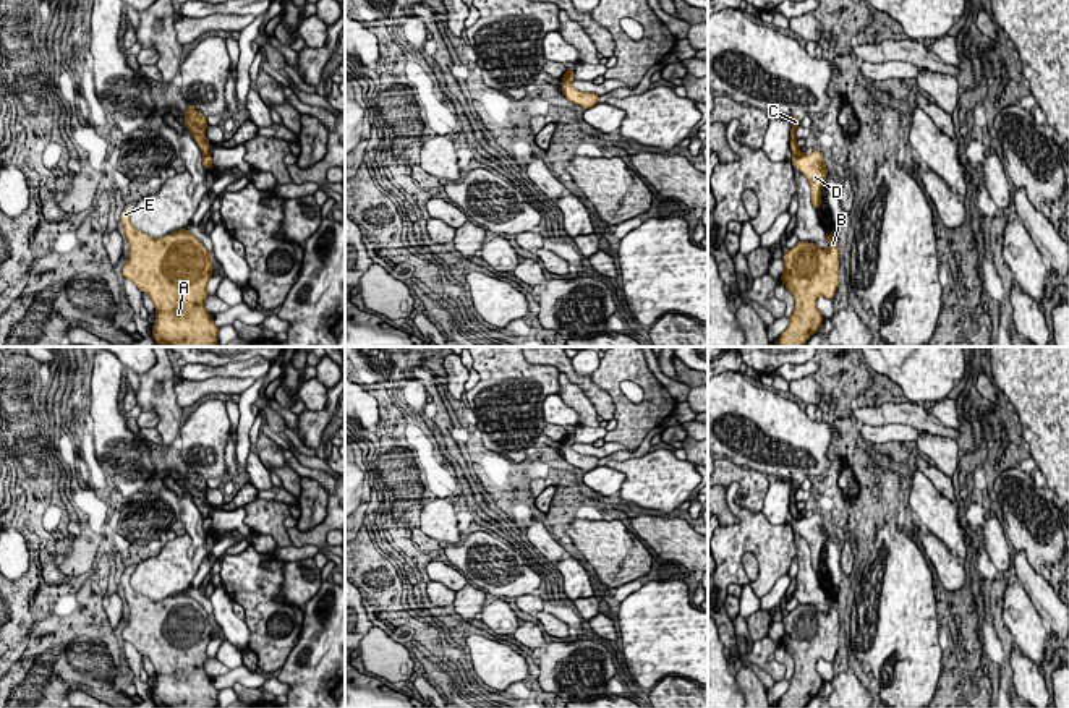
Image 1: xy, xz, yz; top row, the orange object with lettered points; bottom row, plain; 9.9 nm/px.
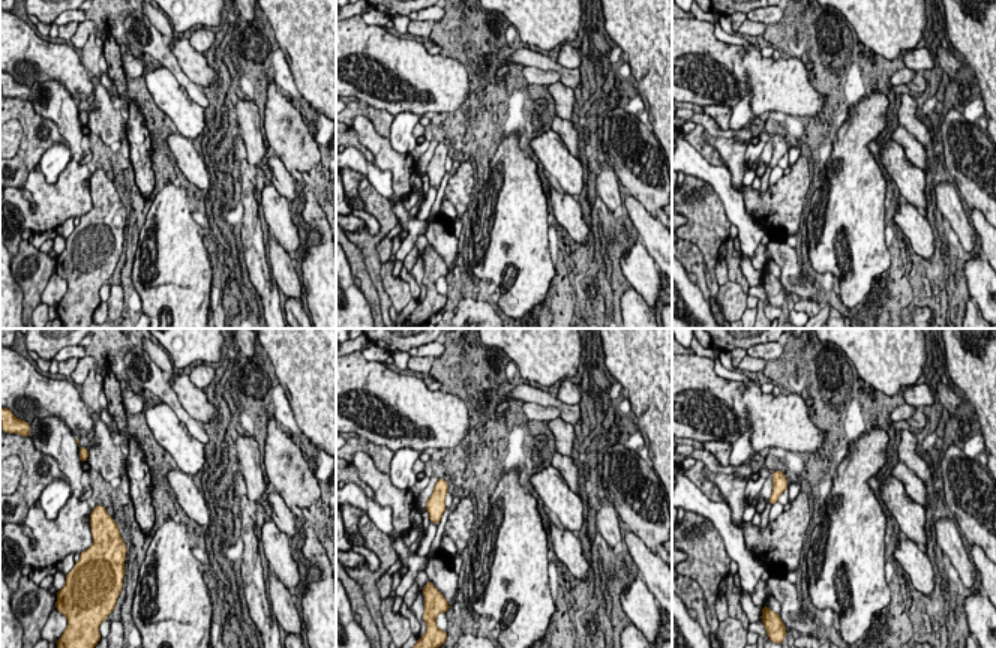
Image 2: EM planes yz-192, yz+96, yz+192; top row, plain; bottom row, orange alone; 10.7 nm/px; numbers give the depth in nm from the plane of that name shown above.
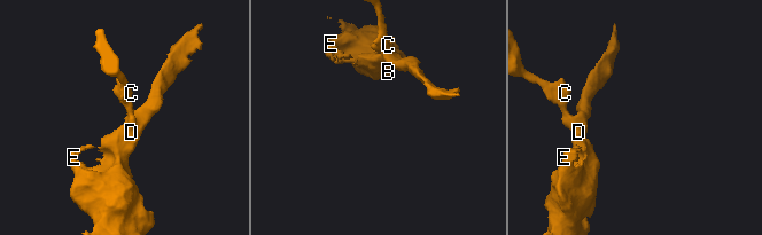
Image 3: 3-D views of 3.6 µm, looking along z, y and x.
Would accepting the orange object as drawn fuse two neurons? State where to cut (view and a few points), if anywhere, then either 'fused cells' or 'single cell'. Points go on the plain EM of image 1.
cut yz (802, 516), (792, 519); fused cells

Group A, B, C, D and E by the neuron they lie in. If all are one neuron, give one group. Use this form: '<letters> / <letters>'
A B D E / C

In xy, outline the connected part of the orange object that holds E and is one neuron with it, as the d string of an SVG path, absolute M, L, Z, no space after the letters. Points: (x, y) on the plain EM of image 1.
M121 574L130 621L125 642L146 655L157 684L152 702L157 708L217 708L219 690L204 671L212 640L211 616L185 591L162 601L138 595L130 574Z

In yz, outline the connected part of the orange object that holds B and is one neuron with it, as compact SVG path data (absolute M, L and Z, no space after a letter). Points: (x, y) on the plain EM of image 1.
M826 595L829 611L826 614L820 612L815 606L800 604L782 617L784 635L779 643L784 645L786 651L792 656L795 663L795 671L789 680L789 689L782 693L776 708L805 708L807 703L820 693L823 679L816 671L816 663L820 659L834 661L839 650L839 612L837 599Z

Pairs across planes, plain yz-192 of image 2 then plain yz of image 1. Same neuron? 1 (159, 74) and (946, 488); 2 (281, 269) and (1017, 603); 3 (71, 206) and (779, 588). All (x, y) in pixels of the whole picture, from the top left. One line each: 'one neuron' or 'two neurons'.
1: two neurons
2: two neurons
3: two neurons

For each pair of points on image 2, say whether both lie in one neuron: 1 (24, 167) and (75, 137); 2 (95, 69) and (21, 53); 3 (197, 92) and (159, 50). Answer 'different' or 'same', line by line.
1: different
2: different
3: same

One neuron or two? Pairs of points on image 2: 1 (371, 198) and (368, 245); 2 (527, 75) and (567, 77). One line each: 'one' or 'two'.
1: one
2: two

